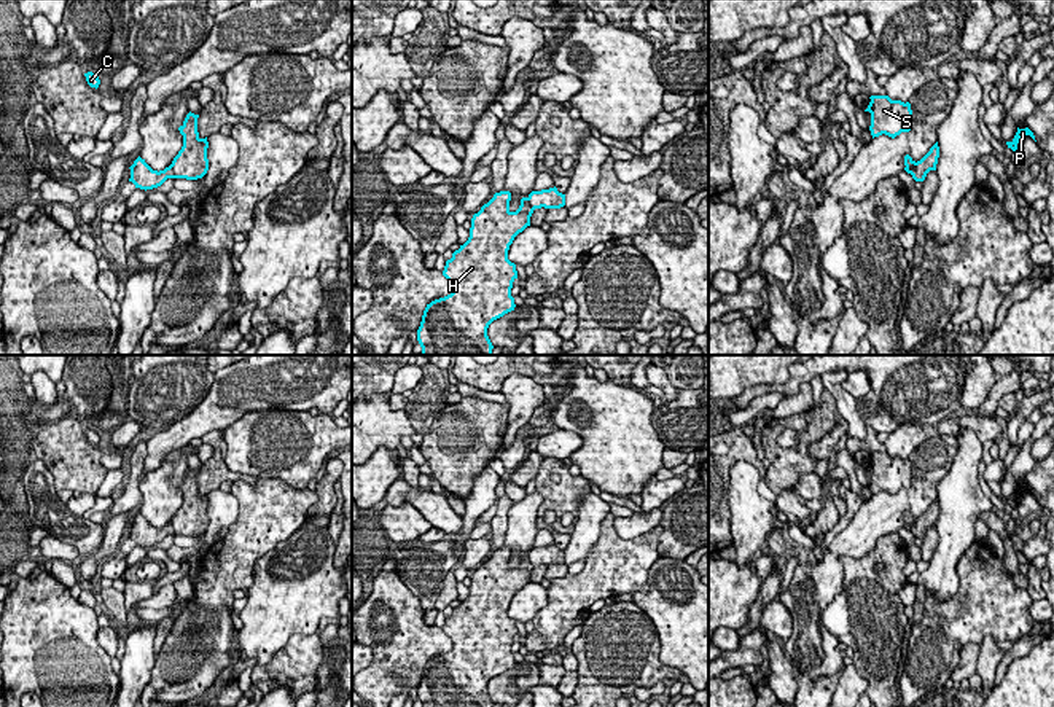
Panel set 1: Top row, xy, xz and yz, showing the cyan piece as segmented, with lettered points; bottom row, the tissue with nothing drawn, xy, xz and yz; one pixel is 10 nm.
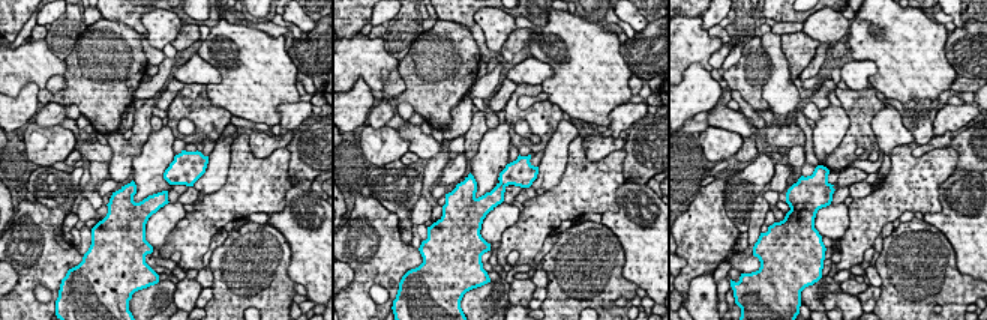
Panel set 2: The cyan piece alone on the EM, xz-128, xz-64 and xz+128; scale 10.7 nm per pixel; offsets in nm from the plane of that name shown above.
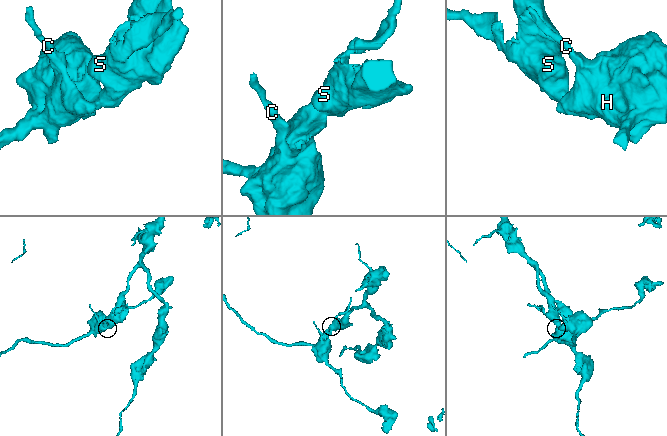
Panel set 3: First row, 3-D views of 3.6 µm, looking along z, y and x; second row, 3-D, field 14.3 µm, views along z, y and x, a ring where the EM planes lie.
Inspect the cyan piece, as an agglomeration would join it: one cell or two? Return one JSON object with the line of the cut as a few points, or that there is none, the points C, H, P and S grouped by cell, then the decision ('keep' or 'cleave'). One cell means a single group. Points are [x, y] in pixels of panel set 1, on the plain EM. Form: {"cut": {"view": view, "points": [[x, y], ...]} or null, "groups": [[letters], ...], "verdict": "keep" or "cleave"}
{"cut": {"view": "xy", "points": [[171, 521], [175, 534]]}, "groups": [["C", "H", "P"], ["S"]], "verdict": "cleave"}

